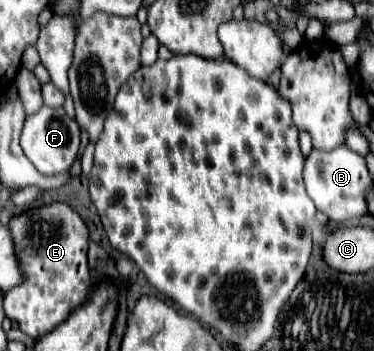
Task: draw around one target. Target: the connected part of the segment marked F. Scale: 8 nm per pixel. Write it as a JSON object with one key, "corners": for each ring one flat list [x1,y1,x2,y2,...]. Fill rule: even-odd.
{"corners":[[42,107,38,113,30,115,26,119,24,131,22,131,22,151,24,155,32,161,32,165,42,173,42,175,56,175,62,171,68,171,74,159,78,157,78,147,80,147,80,127,74,119,70,119,62,107]]}

